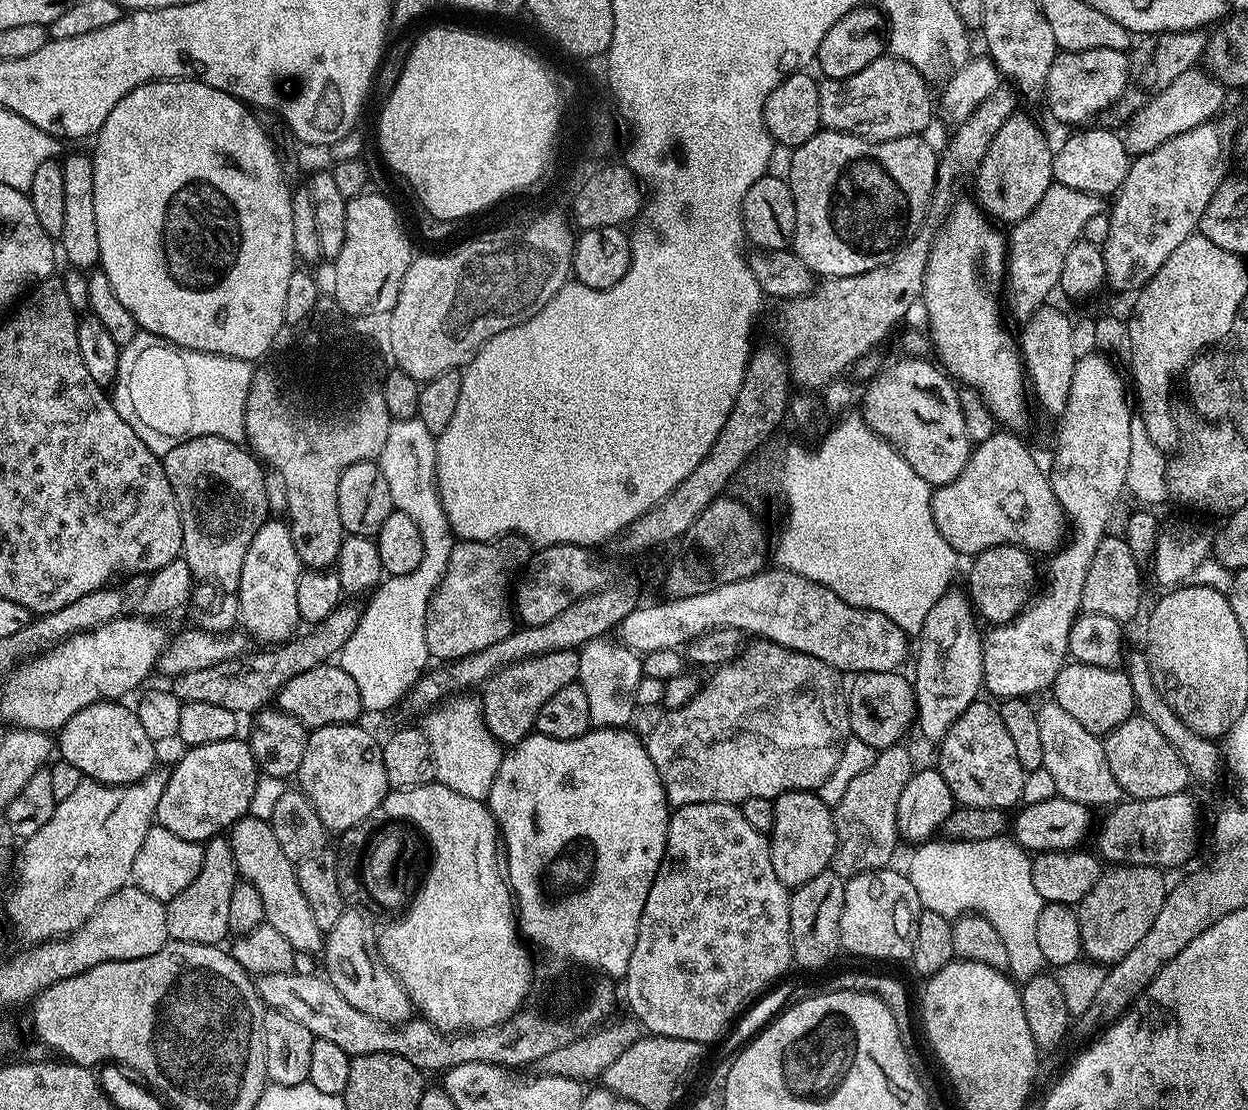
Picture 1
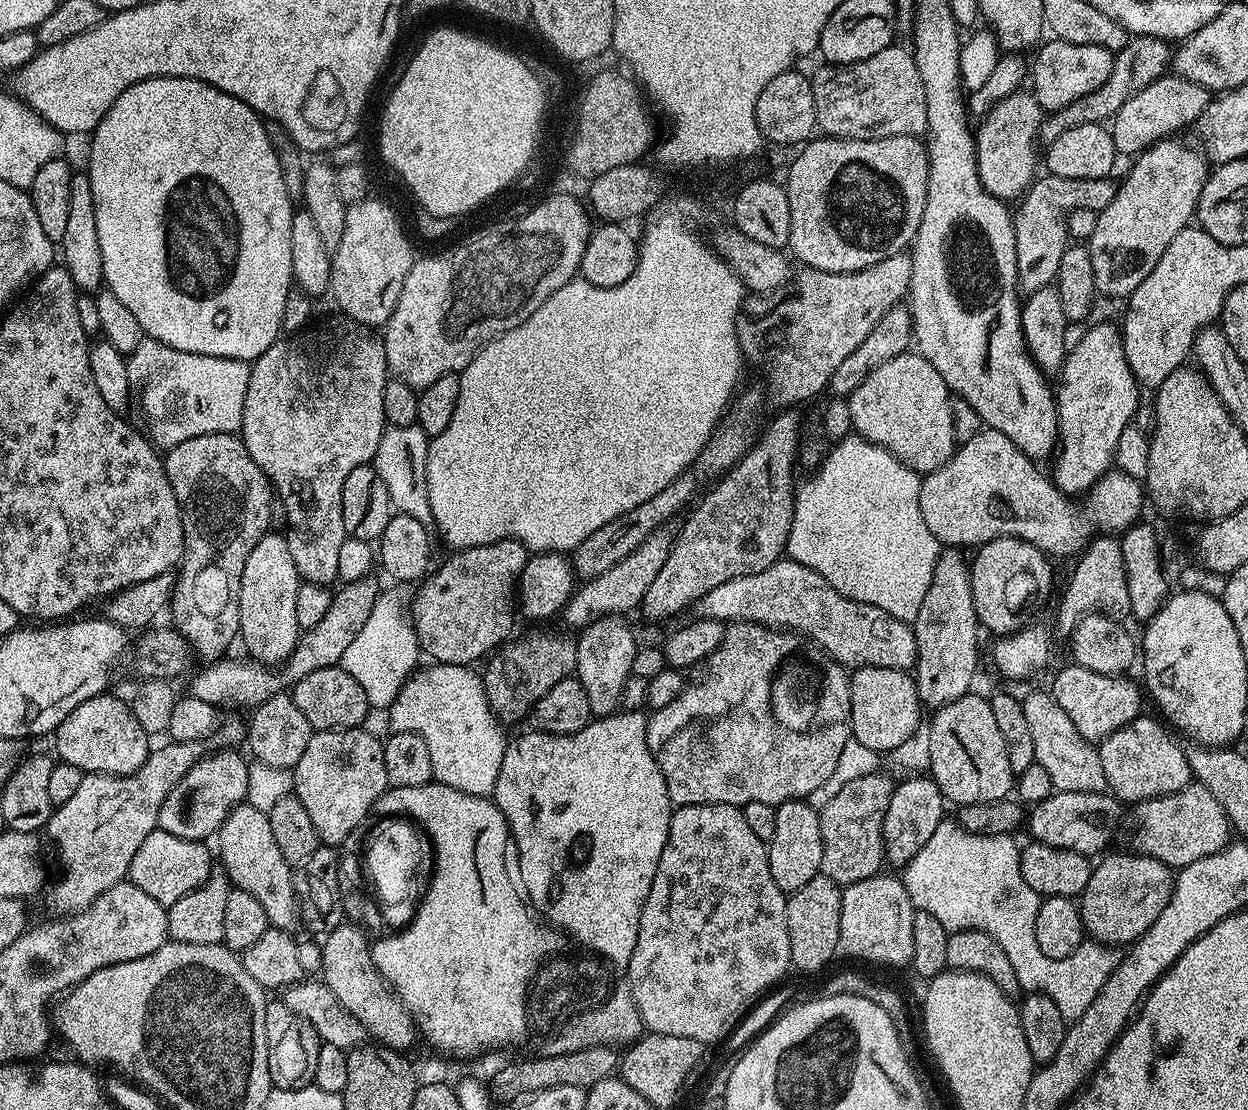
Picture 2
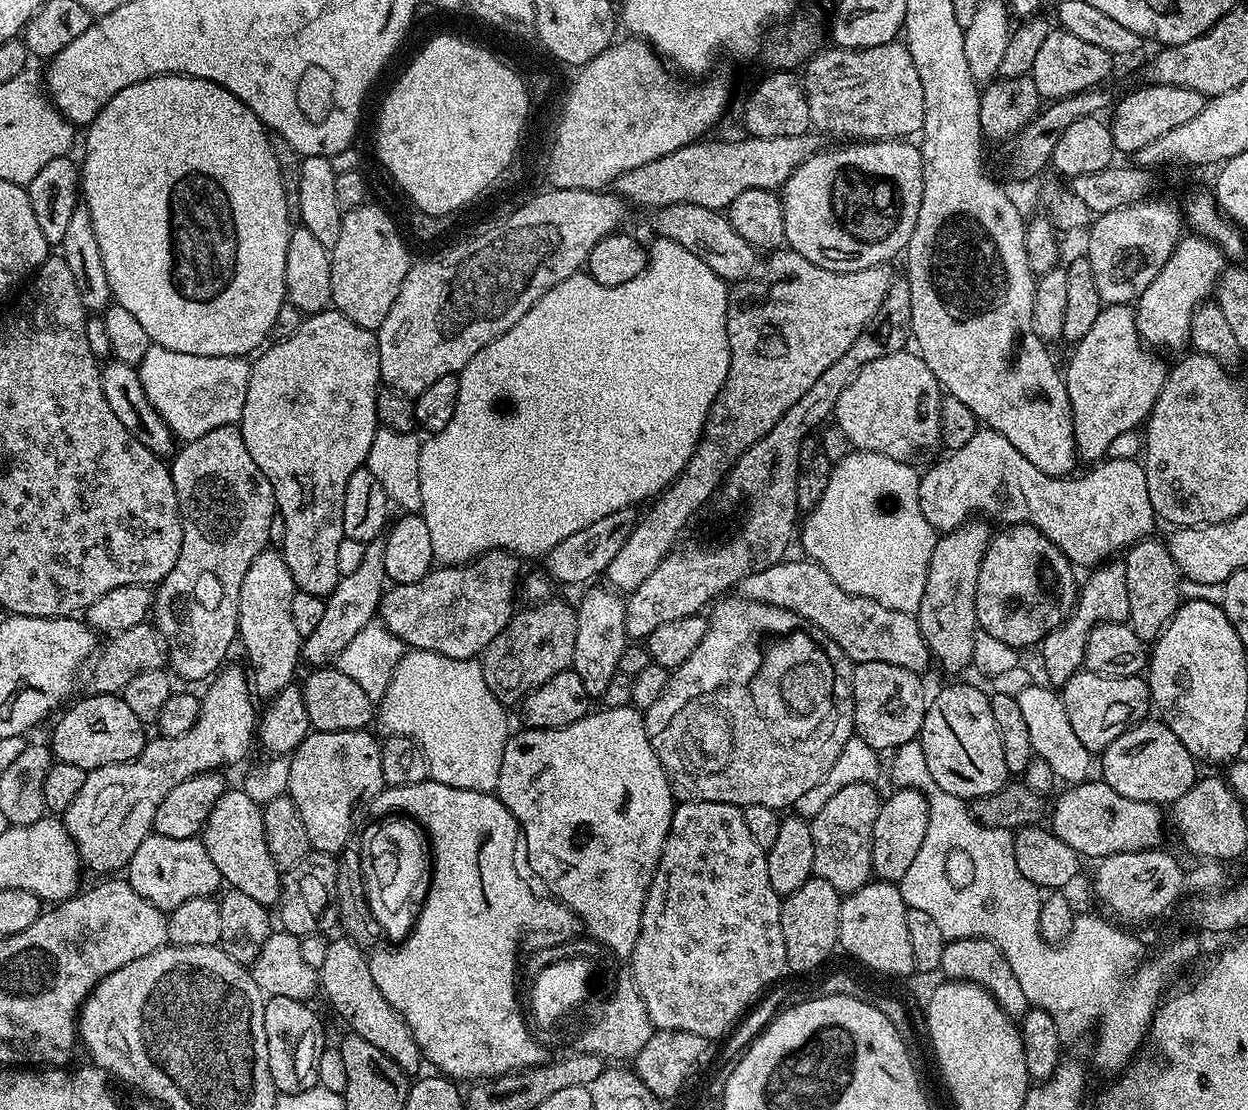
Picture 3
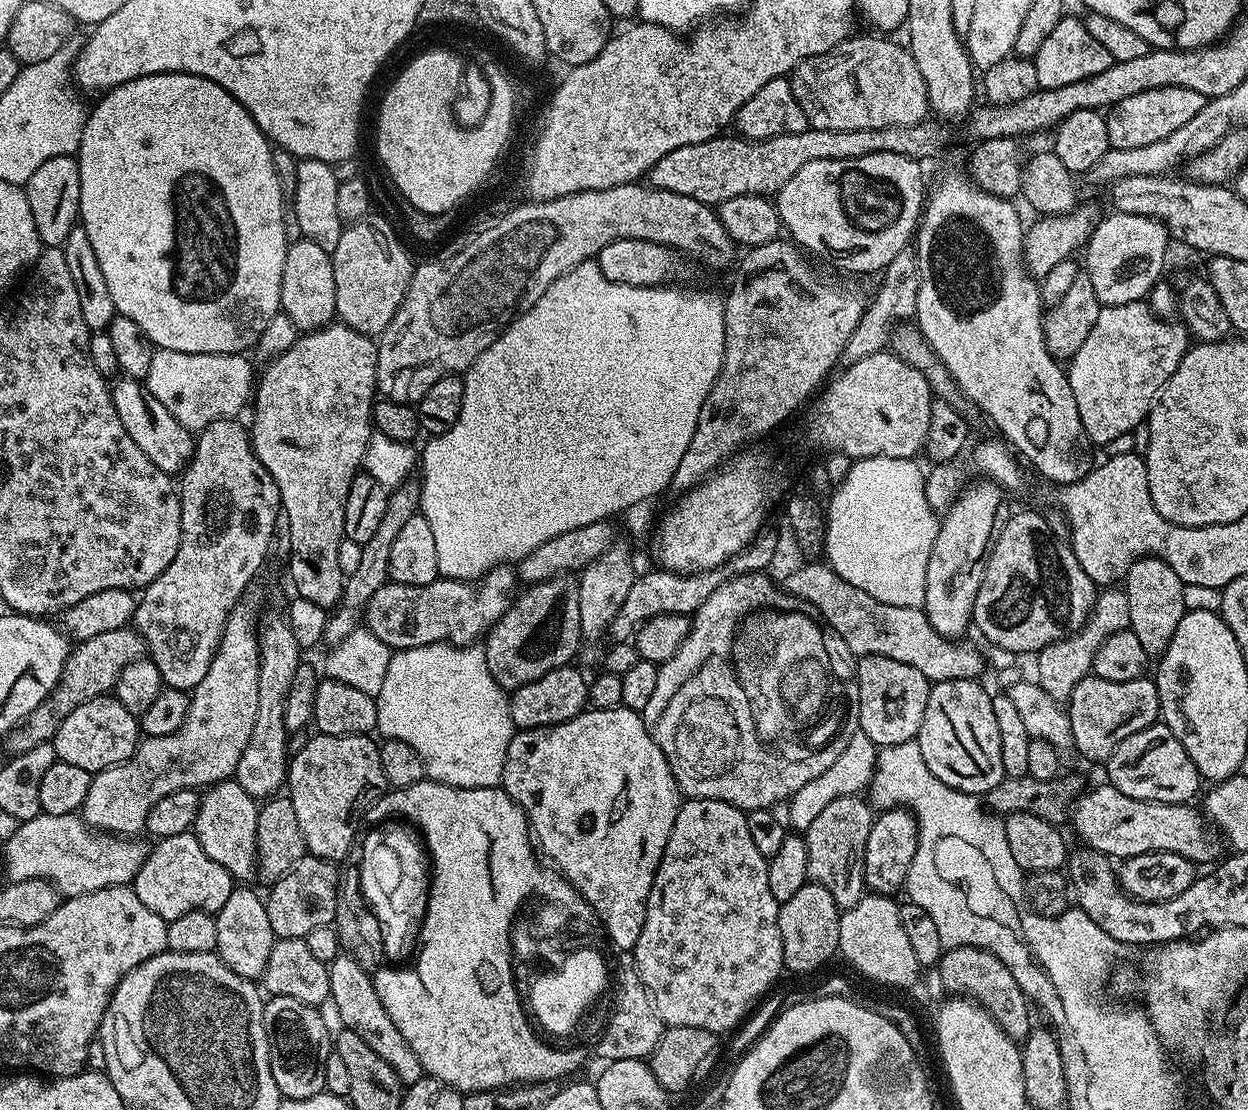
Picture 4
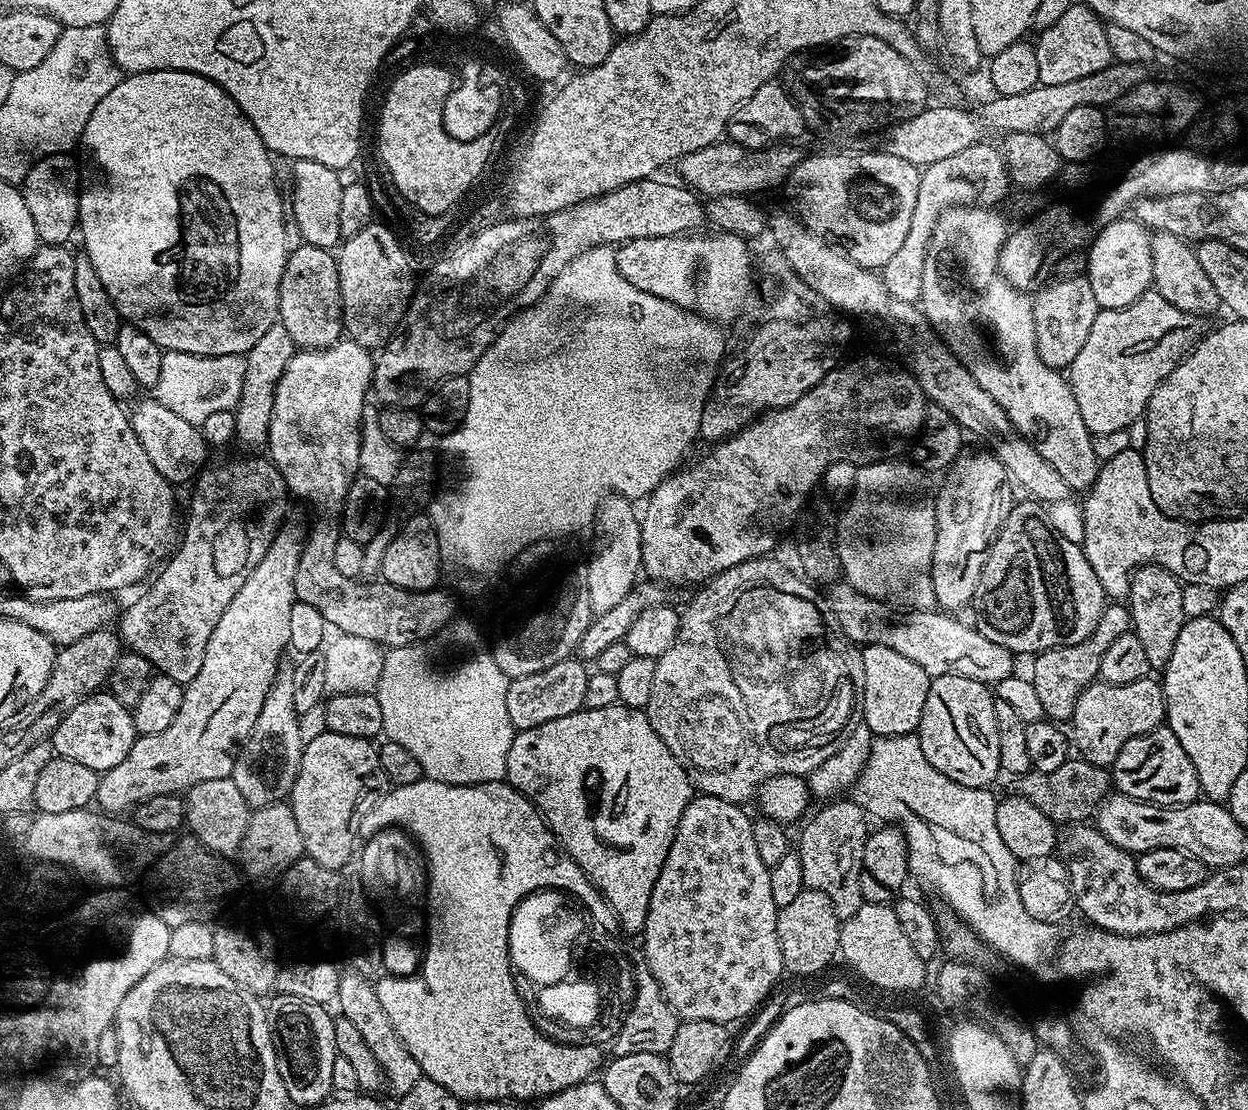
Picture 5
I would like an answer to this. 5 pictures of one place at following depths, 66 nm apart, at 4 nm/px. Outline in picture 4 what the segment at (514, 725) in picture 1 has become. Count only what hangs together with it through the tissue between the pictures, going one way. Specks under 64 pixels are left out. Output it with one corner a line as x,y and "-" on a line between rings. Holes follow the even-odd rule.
571,575
554,576
524,589
486,634
482,644
490,674
505,690
526,686
526,682
534,682
555,668
569,667
582,645
578,584

